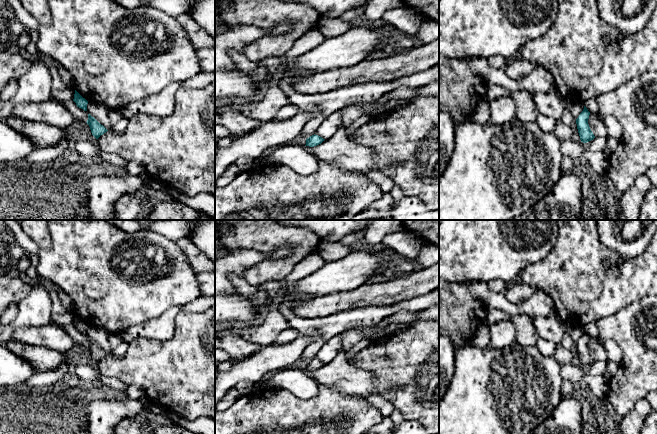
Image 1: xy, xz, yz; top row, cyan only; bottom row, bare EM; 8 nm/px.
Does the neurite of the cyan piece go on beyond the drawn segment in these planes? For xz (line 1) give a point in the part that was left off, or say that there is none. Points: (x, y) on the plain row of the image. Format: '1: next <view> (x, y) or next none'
1: next none

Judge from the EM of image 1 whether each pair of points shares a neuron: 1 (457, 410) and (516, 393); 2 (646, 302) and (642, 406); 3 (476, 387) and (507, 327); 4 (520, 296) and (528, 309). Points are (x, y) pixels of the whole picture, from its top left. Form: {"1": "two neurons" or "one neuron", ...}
{"1": "one neuron", "2": "two neurons", "3": "two neurons", "4": "two neurons"}

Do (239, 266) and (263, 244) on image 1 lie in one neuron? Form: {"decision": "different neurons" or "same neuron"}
{"decision": "different neurons"}

